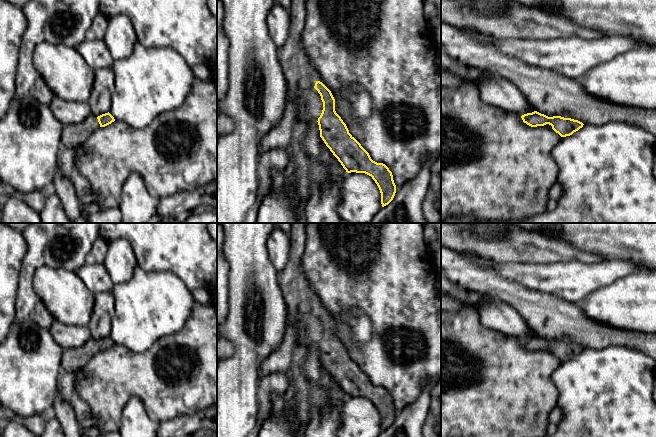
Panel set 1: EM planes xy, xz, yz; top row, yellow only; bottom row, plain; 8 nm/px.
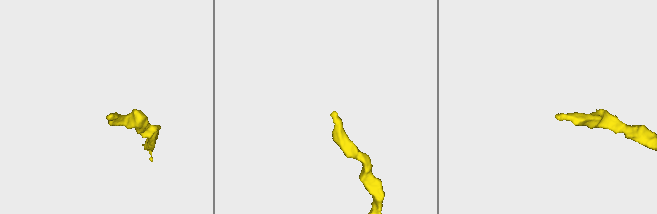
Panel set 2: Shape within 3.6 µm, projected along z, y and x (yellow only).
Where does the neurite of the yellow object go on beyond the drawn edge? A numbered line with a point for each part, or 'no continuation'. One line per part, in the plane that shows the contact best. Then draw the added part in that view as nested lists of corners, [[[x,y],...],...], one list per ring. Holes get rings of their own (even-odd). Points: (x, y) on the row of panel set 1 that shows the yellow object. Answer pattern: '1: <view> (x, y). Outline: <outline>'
1: xz (296, 65). Outline: [[[292,0],[289,8],[290,28],[285,44],[279,49],[279,62],[284,73],[288,95],[302,105],[301,116],[306,123],[316,122],[323,110],[323,102],[314,88],[315,77],[310,58],[302,47],[302,33],[306,21],[306,0]]]

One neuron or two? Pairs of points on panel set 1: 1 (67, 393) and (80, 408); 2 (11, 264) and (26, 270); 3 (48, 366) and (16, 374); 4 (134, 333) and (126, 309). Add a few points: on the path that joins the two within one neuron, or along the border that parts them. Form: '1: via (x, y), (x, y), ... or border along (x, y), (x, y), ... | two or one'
1: via (71, 397), (78, 404) | one
2: border along (27, 245), (27, 251), (22, 260), (17, 291) | two
3: via (40, 366), (27, 366), (24, 369) | one
4: via (134, 327), (134, 317), (132, 315) | one

